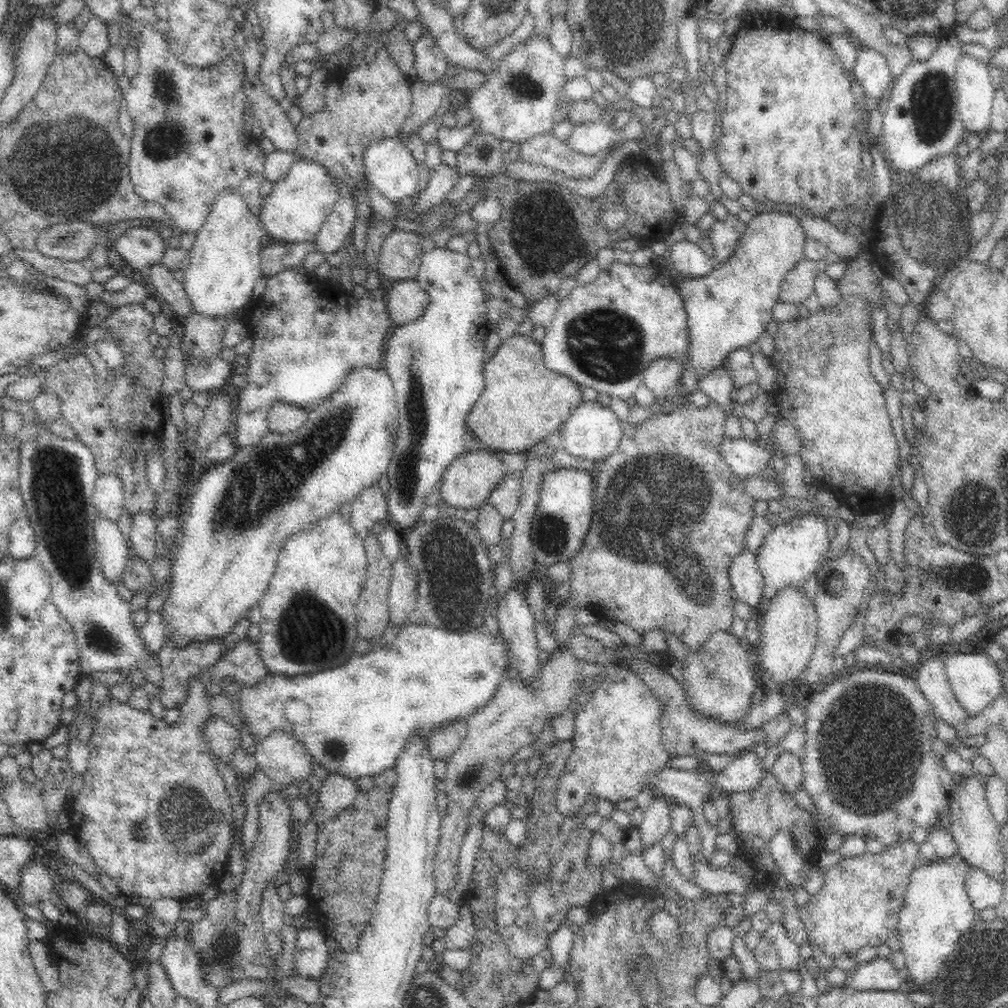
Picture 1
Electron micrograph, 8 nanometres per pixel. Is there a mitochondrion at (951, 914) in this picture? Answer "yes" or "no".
no

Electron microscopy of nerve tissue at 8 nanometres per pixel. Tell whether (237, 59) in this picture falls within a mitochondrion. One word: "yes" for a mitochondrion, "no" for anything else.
no

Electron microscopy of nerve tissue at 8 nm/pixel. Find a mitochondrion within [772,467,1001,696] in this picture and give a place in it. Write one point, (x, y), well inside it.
(970, 579)

